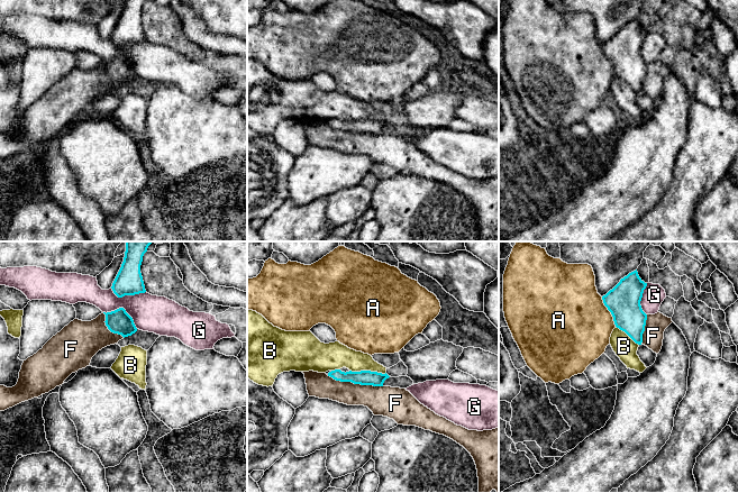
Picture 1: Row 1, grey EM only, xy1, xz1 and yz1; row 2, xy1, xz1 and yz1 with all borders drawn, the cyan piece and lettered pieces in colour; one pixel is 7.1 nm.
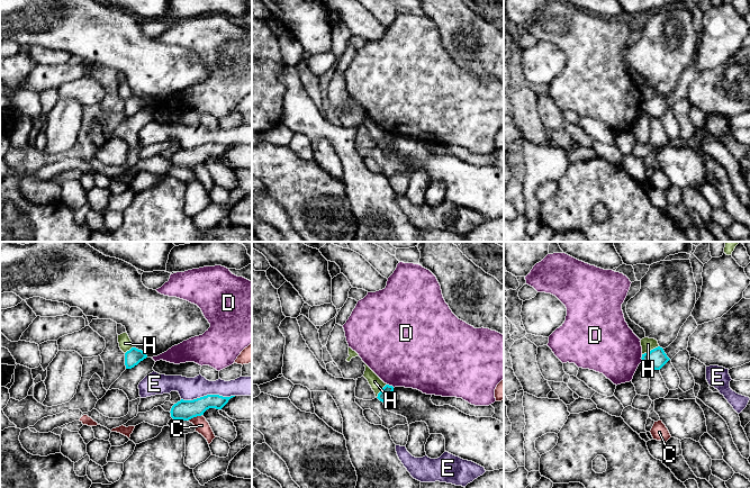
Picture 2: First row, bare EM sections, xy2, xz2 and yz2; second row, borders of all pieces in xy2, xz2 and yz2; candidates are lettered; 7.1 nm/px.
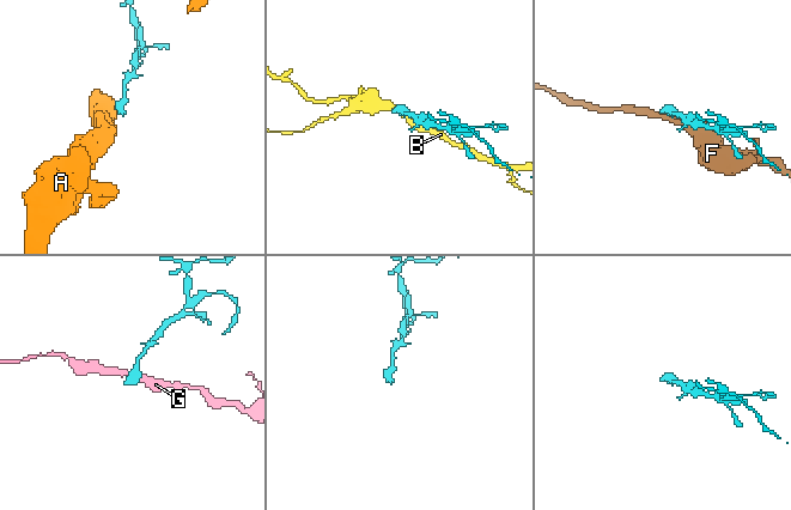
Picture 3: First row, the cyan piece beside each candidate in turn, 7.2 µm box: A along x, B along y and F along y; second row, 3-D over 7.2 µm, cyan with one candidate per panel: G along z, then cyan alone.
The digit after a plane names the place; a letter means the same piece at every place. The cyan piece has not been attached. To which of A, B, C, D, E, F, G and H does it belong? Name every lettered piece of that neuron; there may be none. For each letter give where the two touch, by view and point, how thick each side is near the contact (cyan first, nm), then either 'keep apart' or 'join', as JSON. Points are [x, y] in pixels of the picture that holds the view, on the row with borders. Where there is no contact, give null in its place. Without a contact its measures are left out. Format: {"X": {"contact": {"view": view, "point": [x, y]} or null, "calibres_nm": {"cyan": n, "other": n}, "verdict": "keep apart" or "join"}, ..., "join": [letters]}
{"A": {"contact": {"view": "yz1", "point": [609, 310]}, "calibres_nm": {"cyan": 240, "other": 480}, "verdict": "keep apart"}, "B": {"contact": {"view": "xz1", "point": [367, 371]}, "calibres_nm": {"cyan": 110, "other": 190}, "verdict": "keep apart"}, "C": {"contact": {"view": "xy2", "point": [195, 416]}, "calibres_nm": {"cyan": 140, "other": 100}, "verdict": "keep apart"}, "D": {"contact": {"view": "yz2", "point": [641, 358]}, "calibres_nm": {"cyan": 150, "other": 400}, "verdict": "keep apart"}, "E": {"contact": {"view": "xy2", "point": [207, 395]}, "calibres_nm": {"cyan": 140, "other": 160}, "verdict": "keep apart"}, "F": {"contact": {"view": "xz1", "point": [355, 383]}, "calibres_nm": {"cyan": 110, "other": 220}, "verdict": "keep apart"}, "G": {"contact": {"view": "xy1", "point": [124, 309]}, "calibres_nm": {"cyan": 170, "other": 260}, "verdict": "keep apart"}, "H": {"contact": {"view": "yz2", "point": [651, 350]}, "calibres_nm": {"cyan": 150, "other": 90}, "verdict": "keep apart"}, "join": []}

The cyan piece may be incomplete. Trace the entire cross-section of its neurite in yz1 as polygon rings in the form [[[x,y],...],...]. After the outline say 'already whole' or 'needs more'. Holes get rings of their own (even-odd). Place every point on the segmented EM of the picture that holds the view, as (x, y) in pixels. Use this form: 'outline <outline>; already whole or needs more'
outline [[[637,270],[629,273],[602,296],[604,305],[611,312],[617,328],[625,331],[636,344],[641,345],[647,314],[643,311],[640,301],[645,283]]]; already whole

